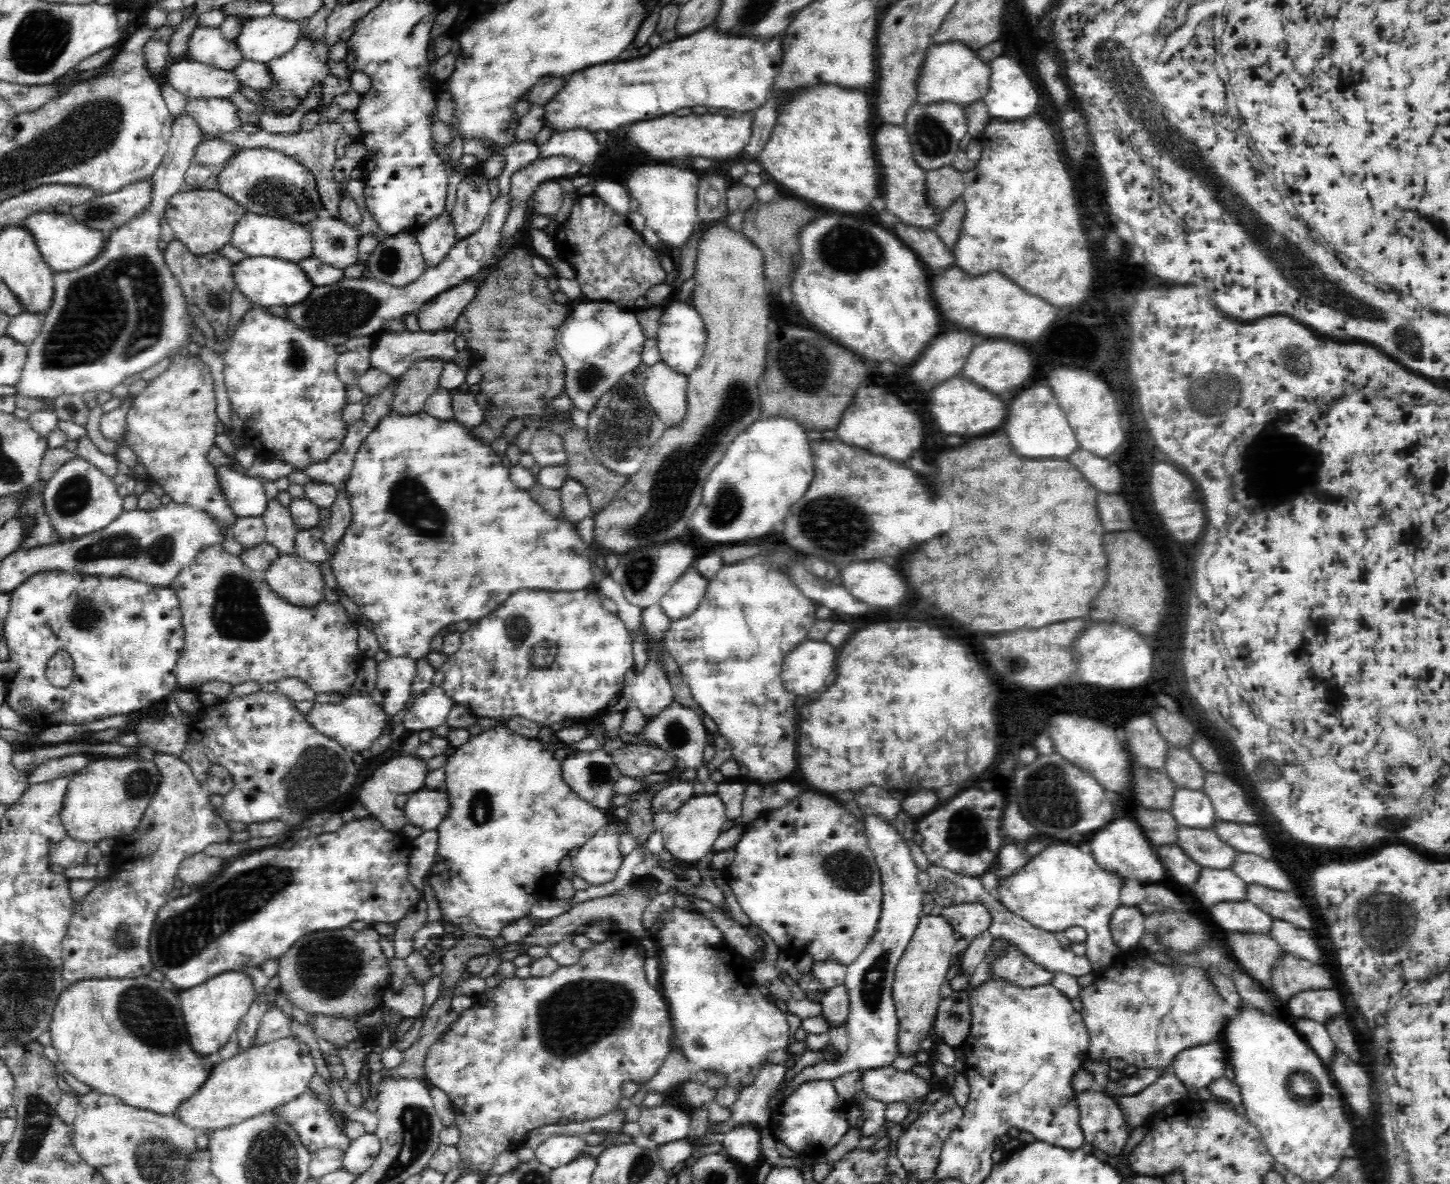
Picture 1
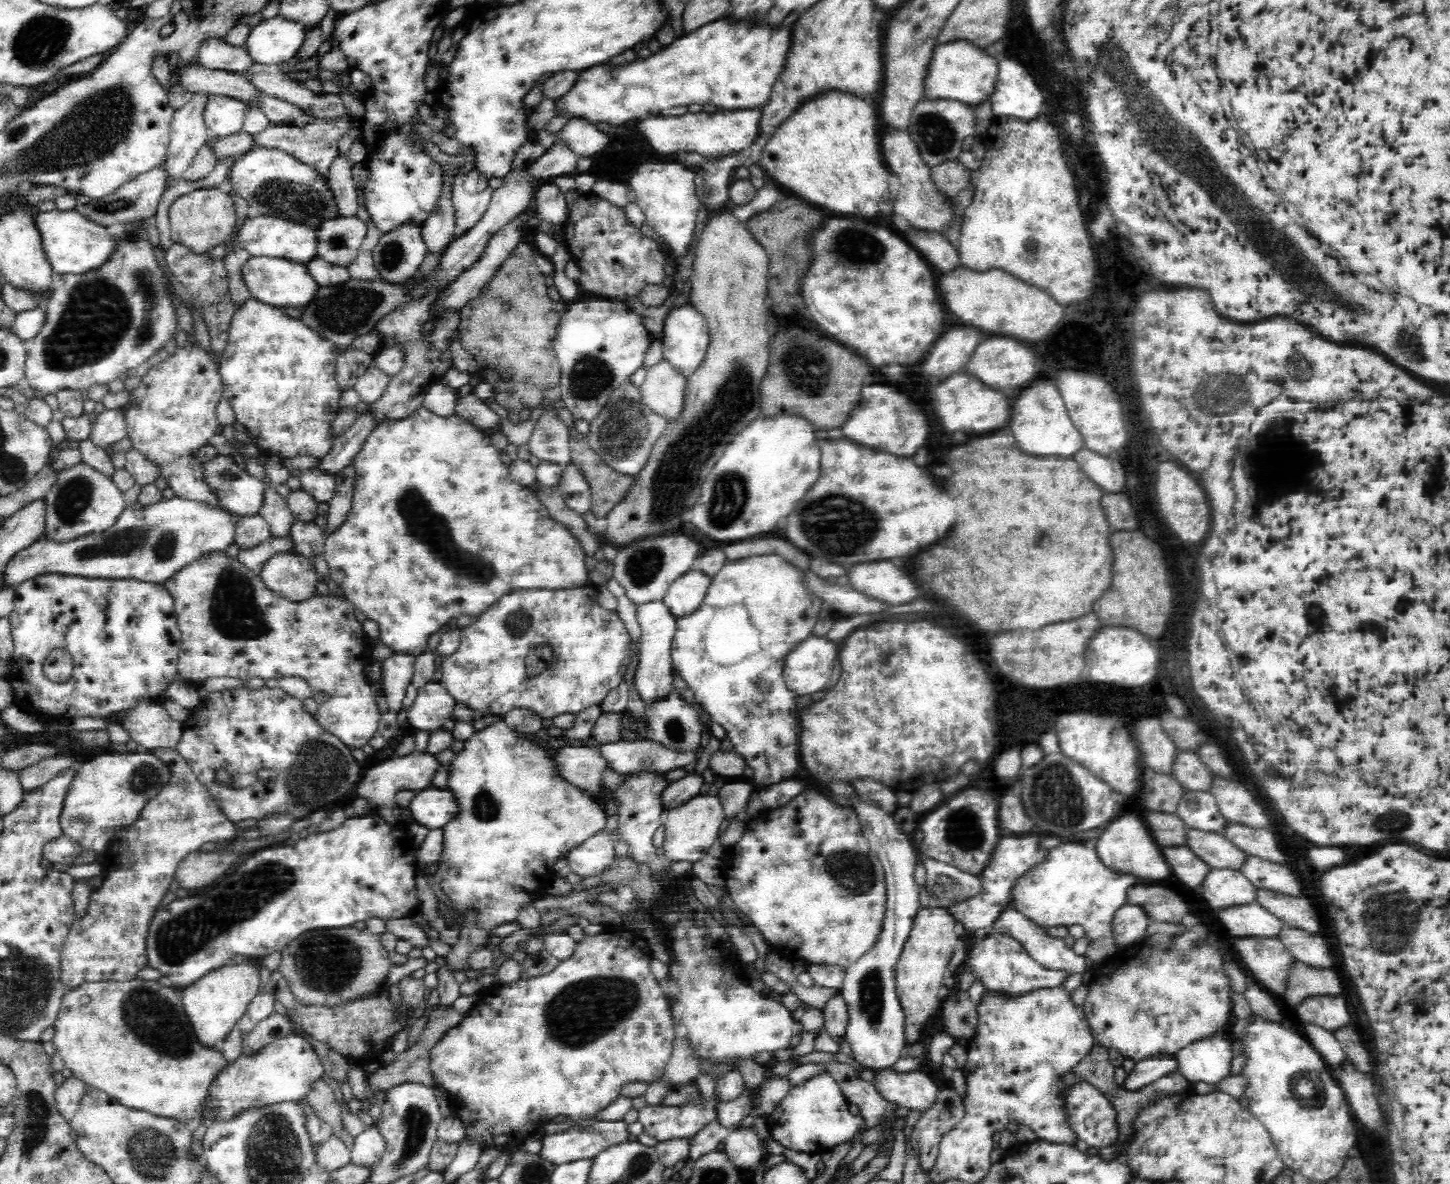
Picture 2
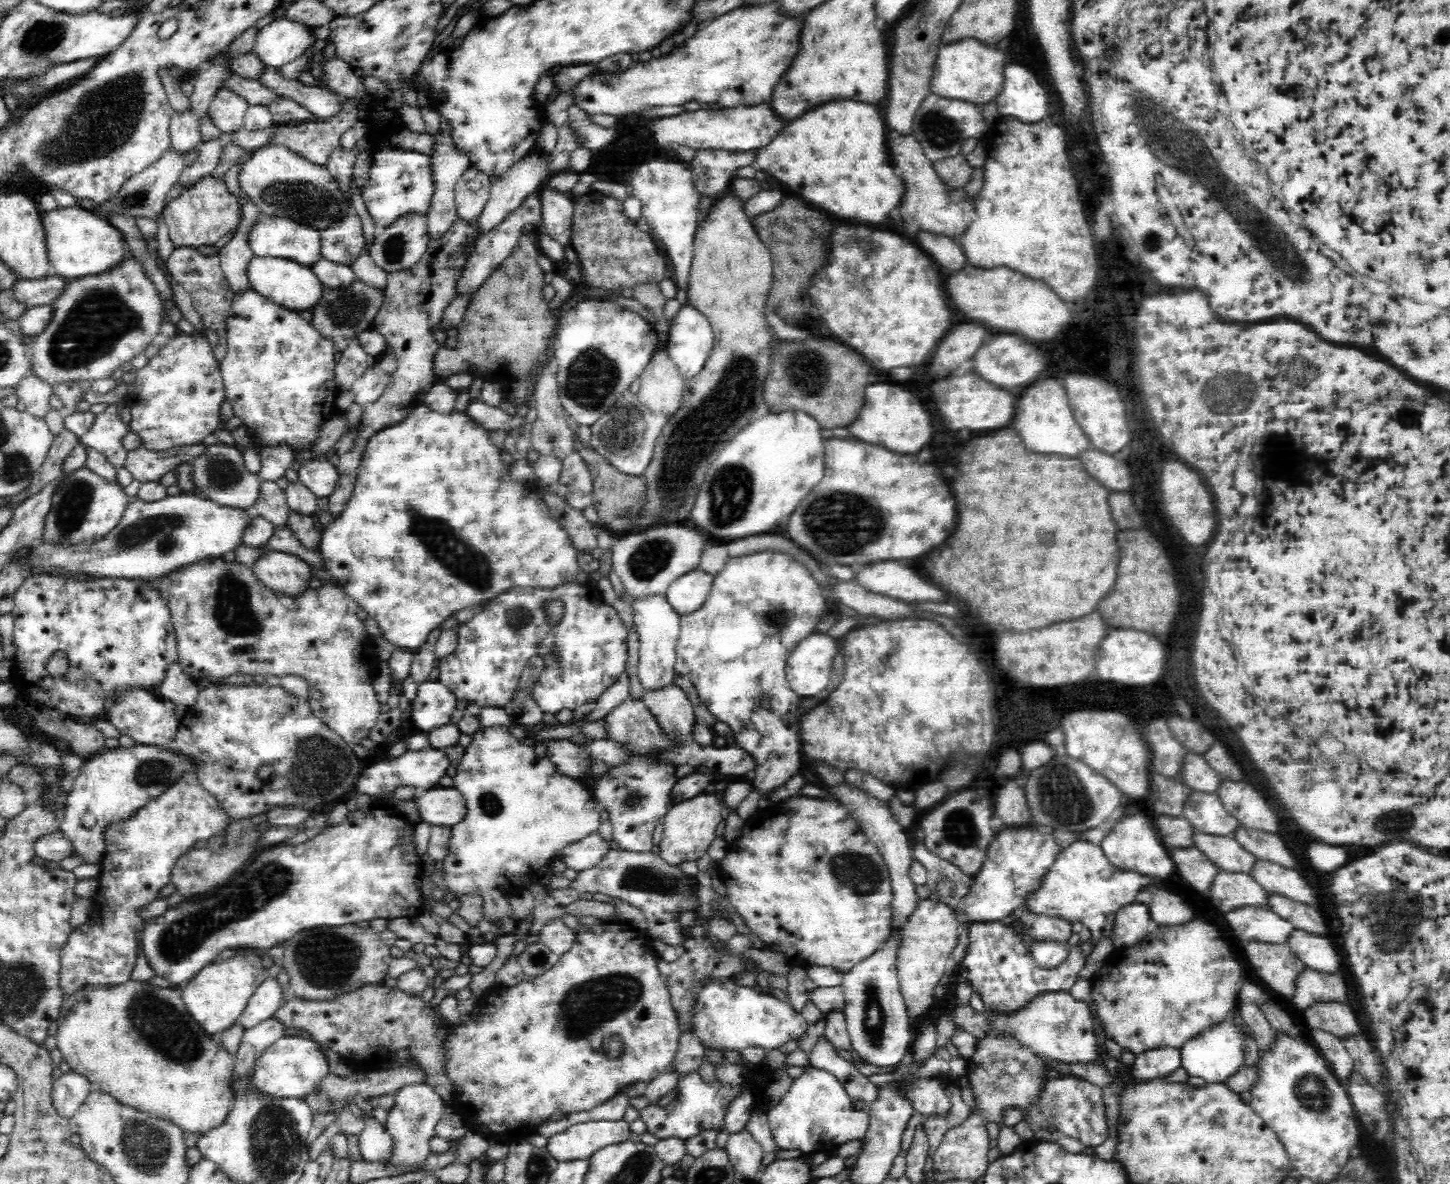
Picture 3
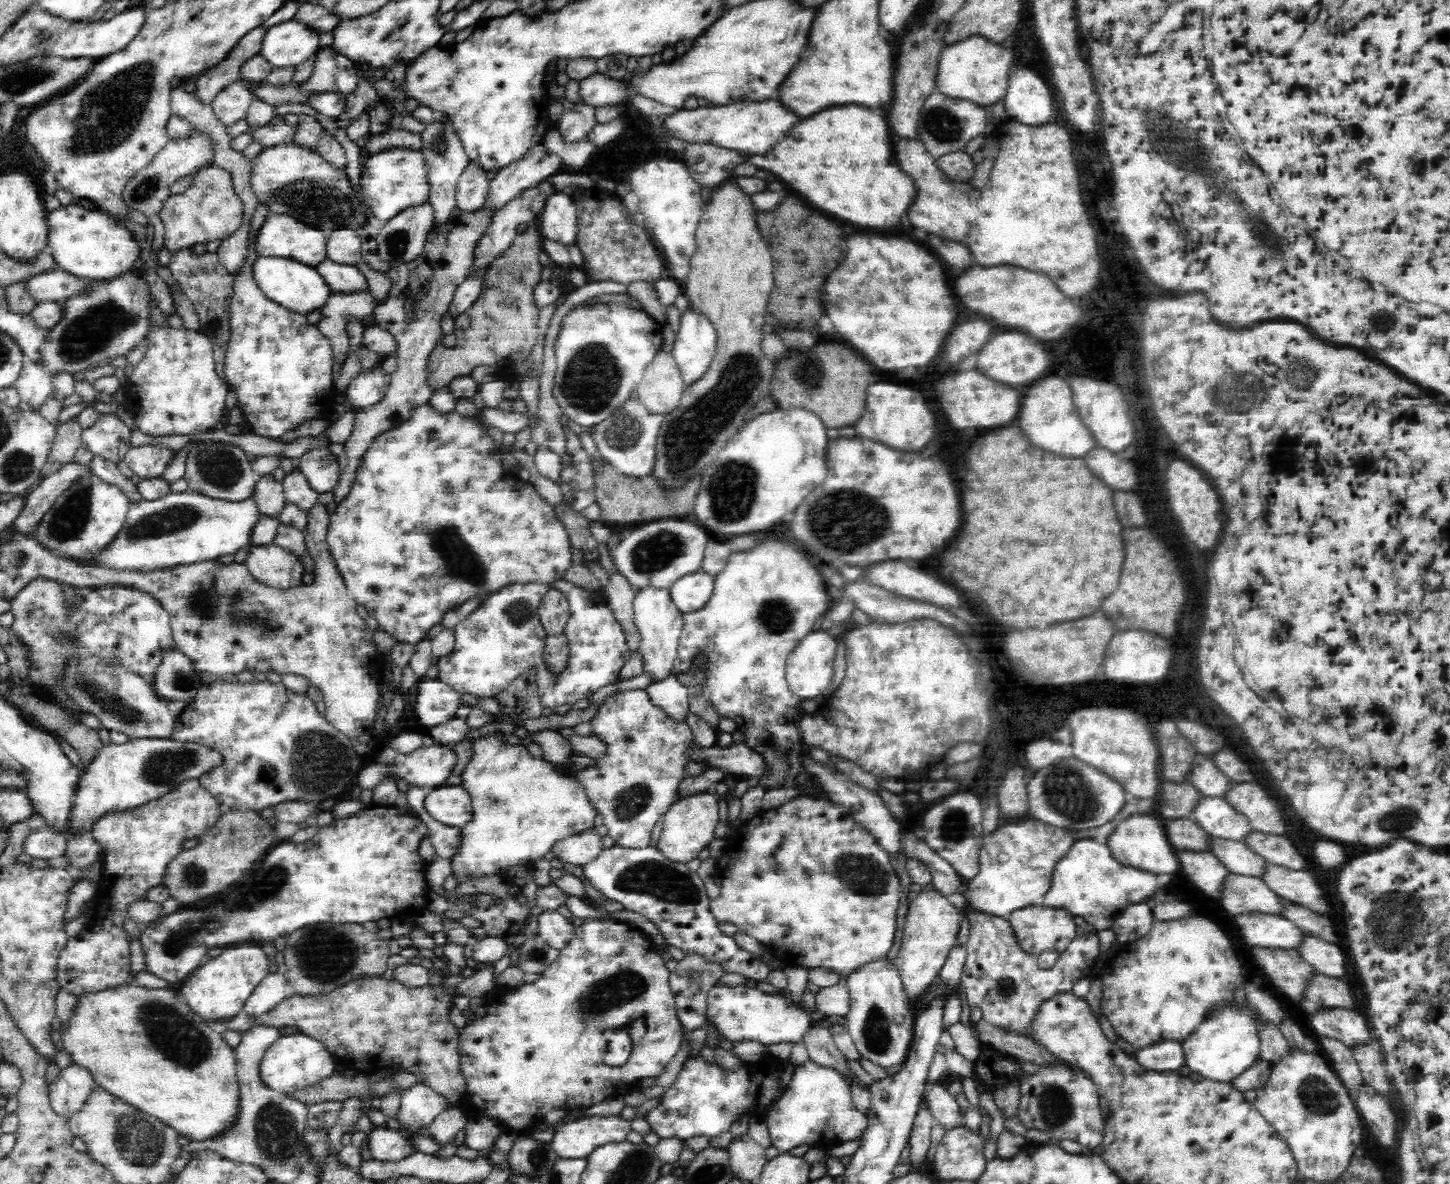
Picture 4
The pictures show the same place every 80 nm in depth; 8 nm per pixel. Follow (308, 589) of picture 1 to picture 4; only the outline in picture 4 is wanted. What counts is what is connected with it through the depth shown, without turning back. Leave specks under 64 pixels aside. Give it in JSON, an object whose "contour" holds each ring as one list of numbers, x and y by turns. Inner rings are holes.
{"contour":[[273,542,250,547,248,551,245,565,258,582,280,590,304,585,302,576,305,568,295,554,276,546]]}

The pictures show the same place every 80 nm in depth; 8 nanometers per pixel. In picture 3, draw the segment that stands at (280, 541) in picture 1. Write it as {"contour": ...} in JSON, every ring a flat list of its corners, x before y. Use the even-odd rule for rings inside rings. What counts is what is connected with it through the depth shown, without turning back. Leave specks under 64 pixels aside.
{"contour":[[260,481,260,498,256,502,256,514,272,523,274,530,286,527,290,518,287,496,275,482]]}

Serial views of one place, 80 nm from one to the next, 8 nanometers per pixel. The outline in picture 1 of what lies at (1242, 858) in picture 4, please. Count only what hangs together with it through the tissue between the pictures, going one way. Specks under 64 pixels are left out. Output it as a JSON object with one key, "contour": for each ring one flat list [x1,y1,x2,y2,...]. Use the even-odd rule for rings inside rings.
{"contour":[[1176,826,1176,846,1200,867,1225,870,1236,862,1237,852,1210,829]]}

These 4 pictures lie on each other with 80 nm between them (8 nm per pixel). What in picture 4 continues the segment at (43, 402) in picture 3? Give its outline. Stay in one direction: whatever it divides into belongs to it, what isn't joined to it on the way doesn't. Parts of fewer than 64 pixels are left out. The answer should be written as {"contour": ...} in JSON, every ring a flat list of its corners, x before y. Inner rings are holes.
{"contour":[[25,359,15,388,19,400,30,405,32,411,39,413,40,408,44,406,44,402,50,398,53,392,51,384,51,377,45,372,45,368,41,366,40,362,33,363]]}

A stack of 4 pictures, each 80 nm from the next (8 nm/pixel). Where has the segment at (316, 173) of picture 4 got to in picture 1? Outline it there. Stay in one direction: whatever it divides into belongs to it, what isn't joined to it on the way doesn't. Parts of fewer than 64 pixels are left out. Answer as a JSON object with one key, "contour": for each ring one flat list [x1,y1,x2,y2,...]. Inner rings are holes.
{"contour":[[268,148,238,149,228,163,215,171,215,175,214,188,238,203,244,209,244,212,276,218,282,217,305,226,312,221,312,218,323,214,318,191,316,191,314,175,302,164,299,164,296,159,279,150]]}

